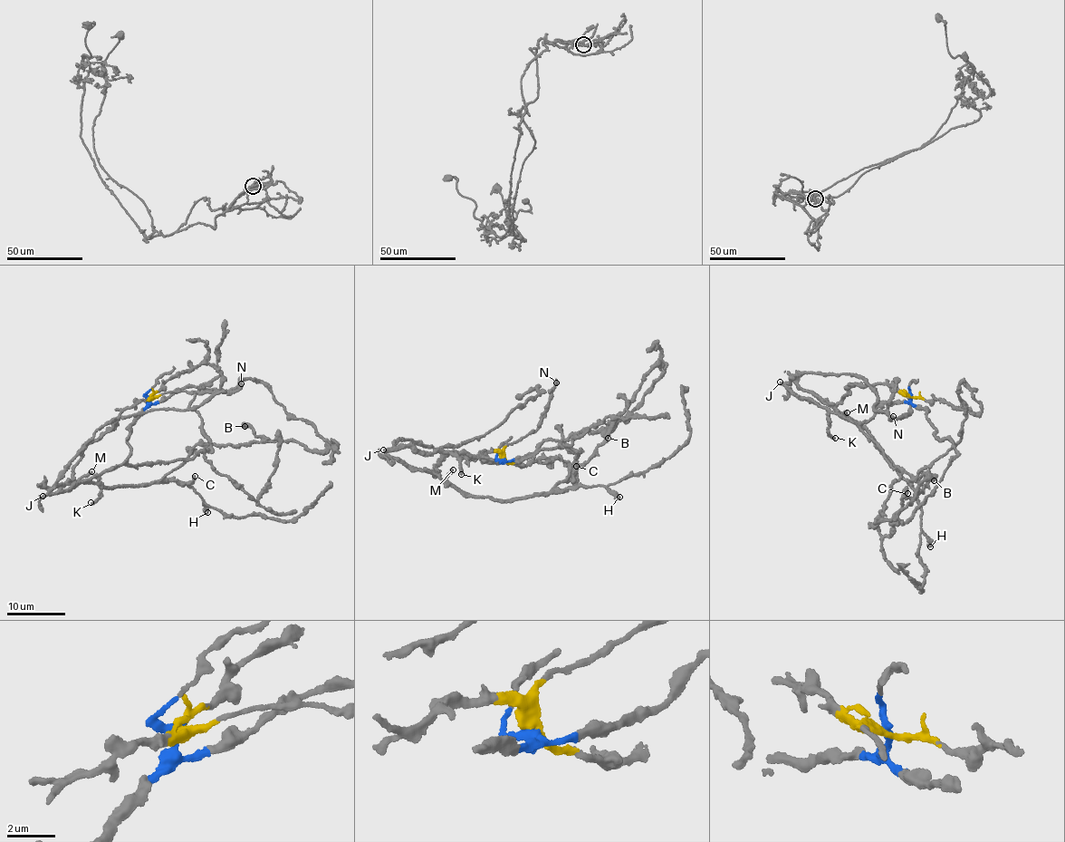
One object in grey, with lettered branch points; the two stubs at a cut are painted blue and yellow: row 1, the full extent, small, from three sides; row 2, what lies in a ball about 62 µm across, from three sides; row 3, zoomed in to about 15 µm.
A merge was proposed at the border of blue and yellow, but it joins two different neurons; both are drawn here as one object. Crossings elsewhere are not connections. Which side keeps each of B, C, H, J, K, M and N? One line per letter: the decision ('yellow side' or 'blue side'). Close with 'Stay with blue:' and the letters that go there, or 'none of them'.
B: yellow side
C: yellow side
H: yellow side
J: blue side
K: blue side
M: yellow side
N: yellow side
Stay with blue: J, K

